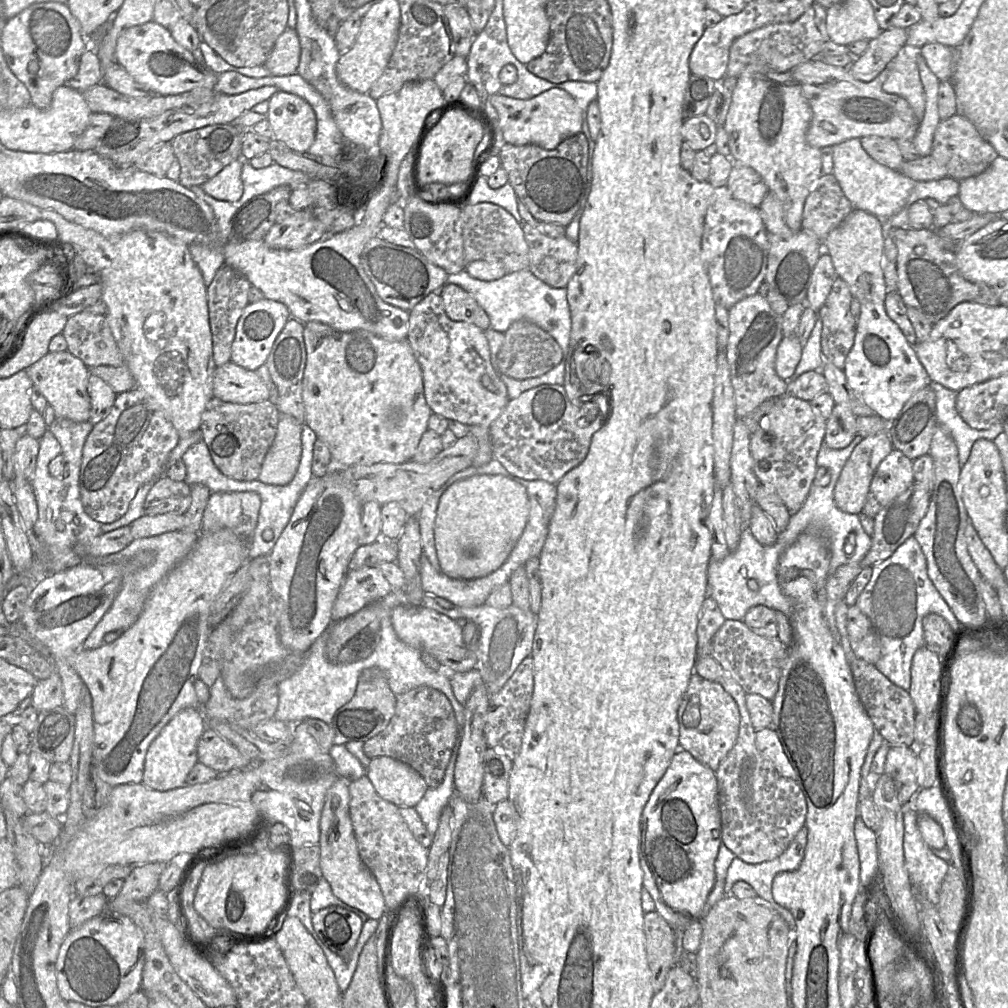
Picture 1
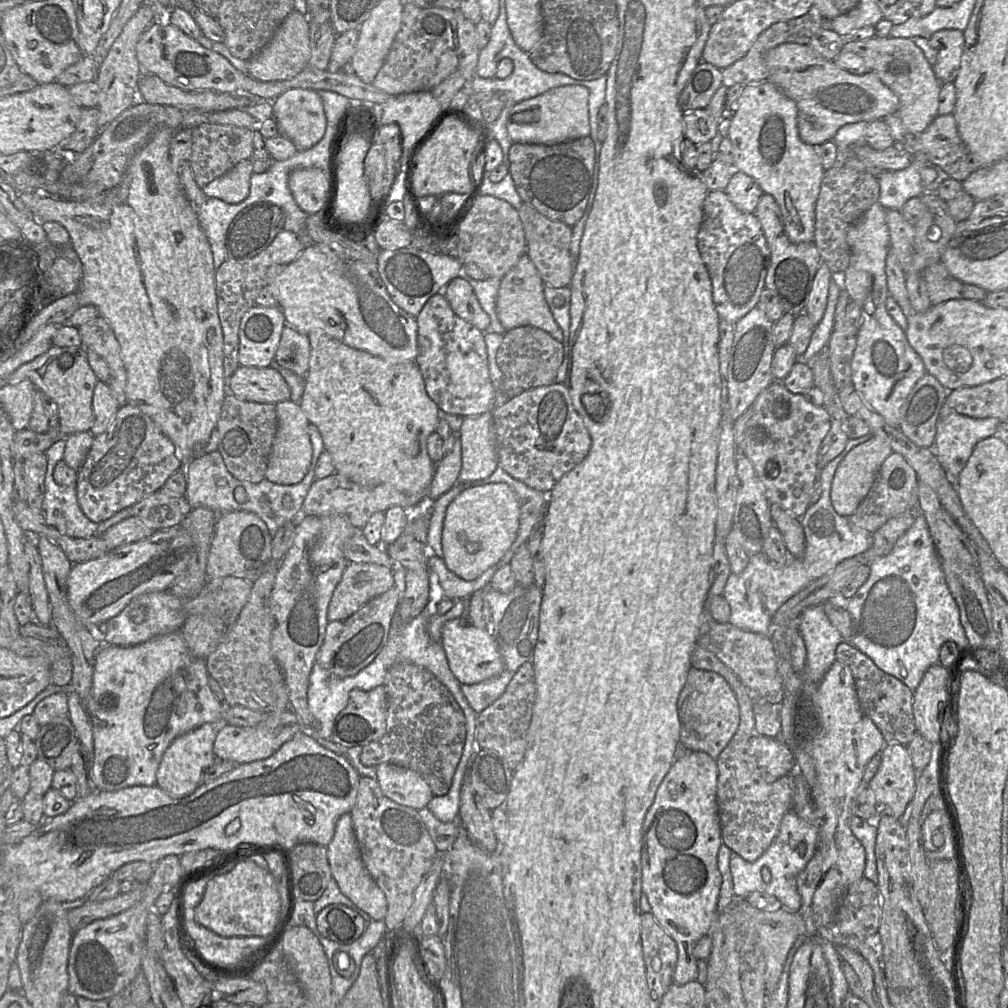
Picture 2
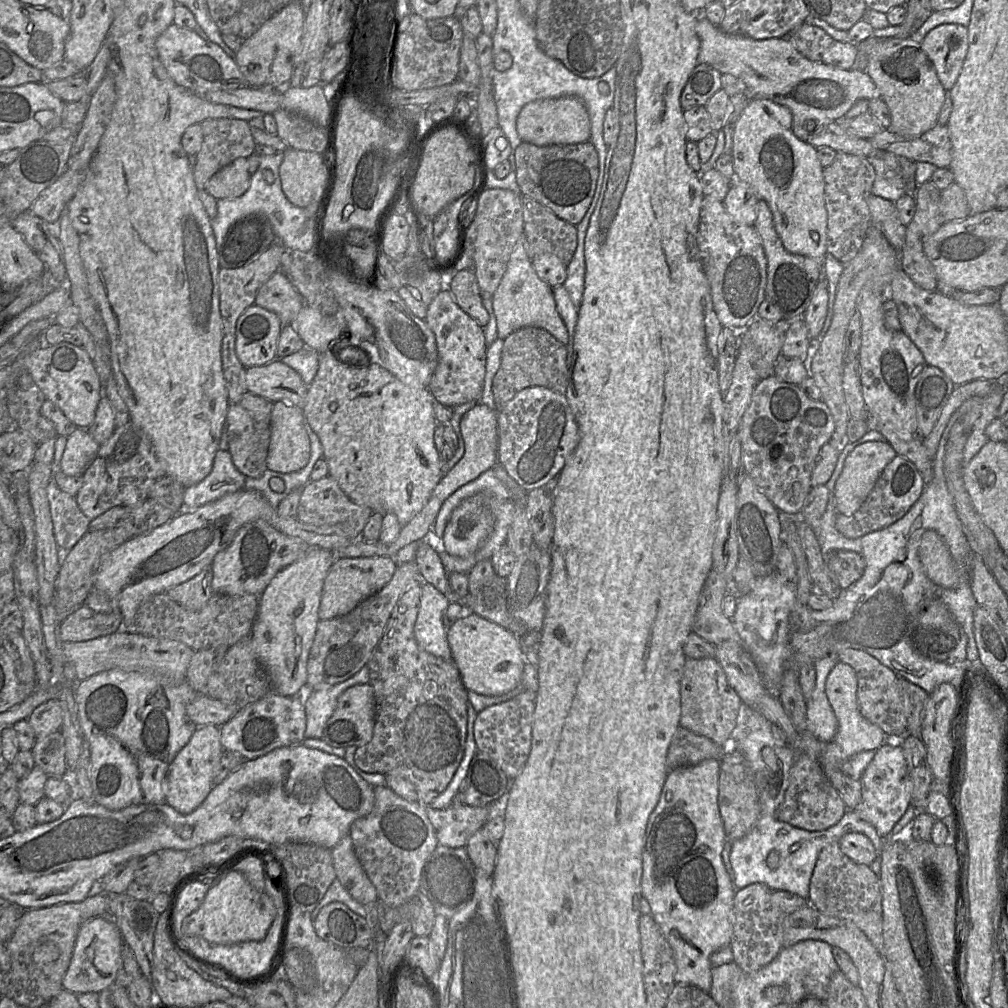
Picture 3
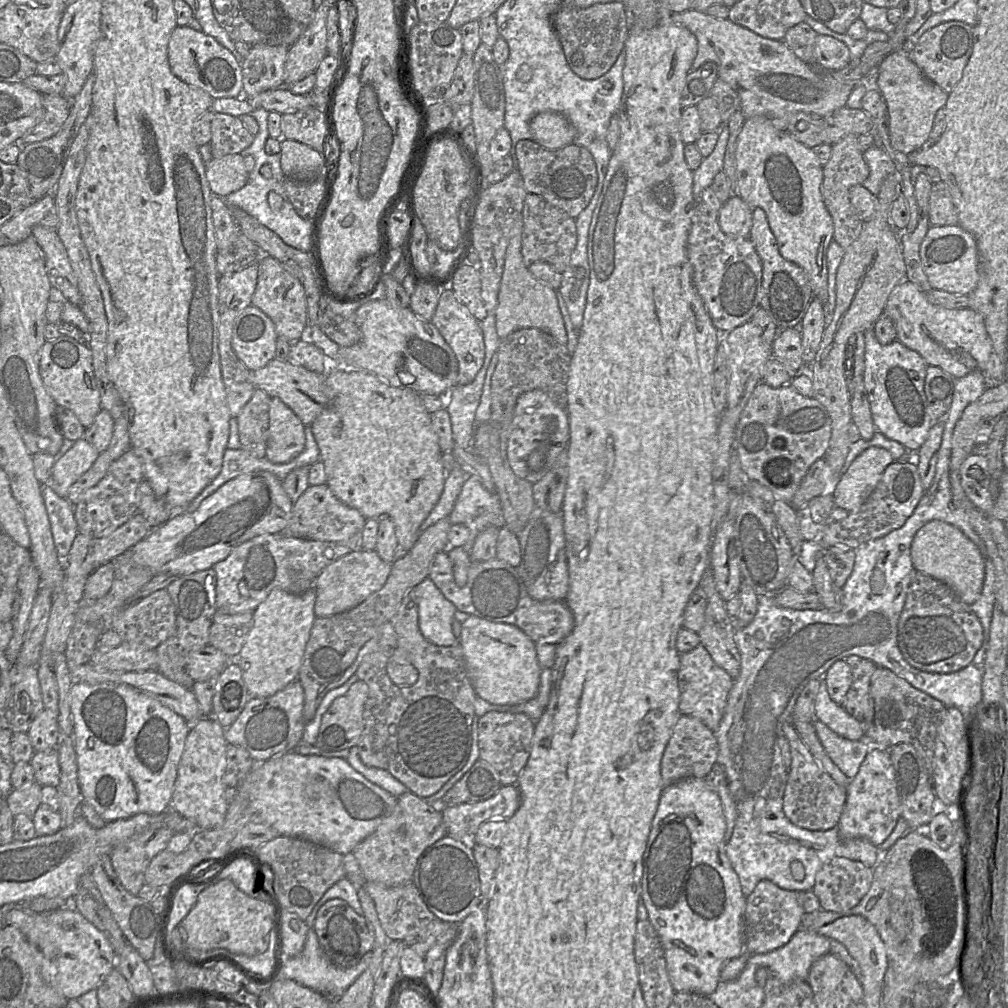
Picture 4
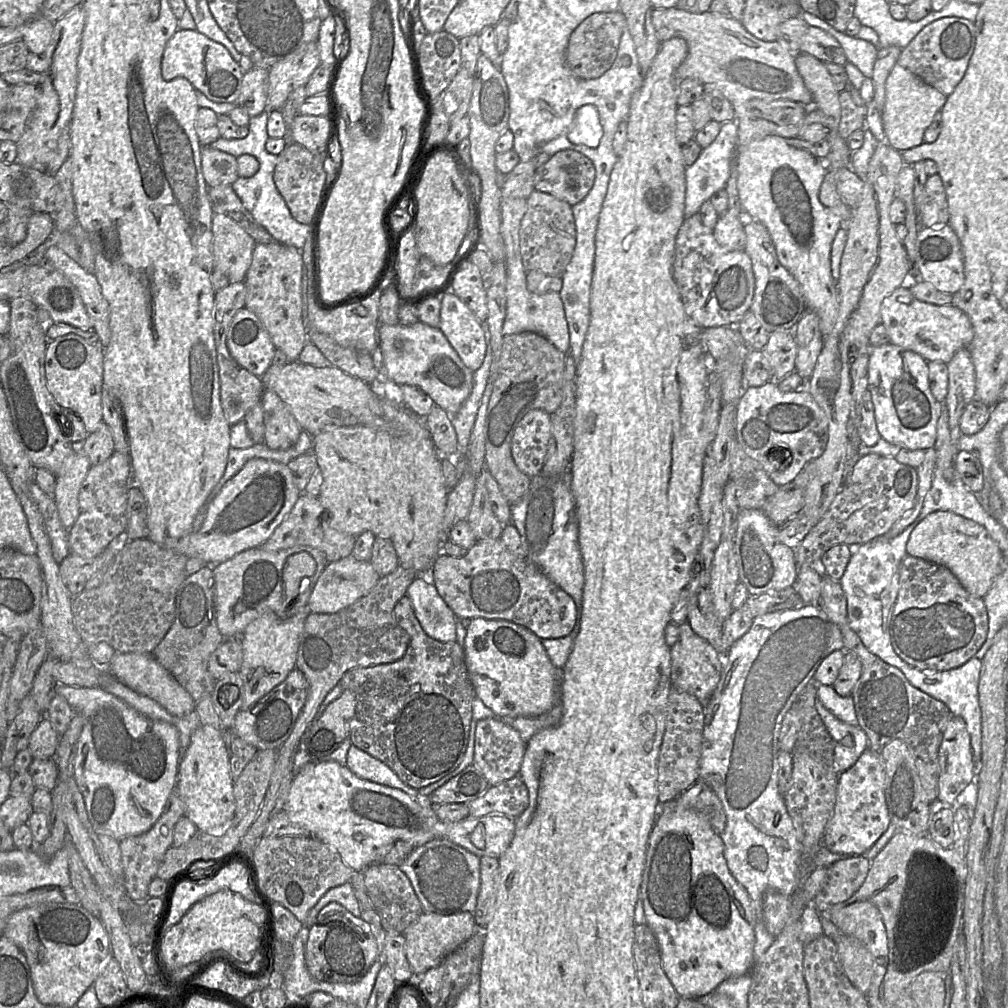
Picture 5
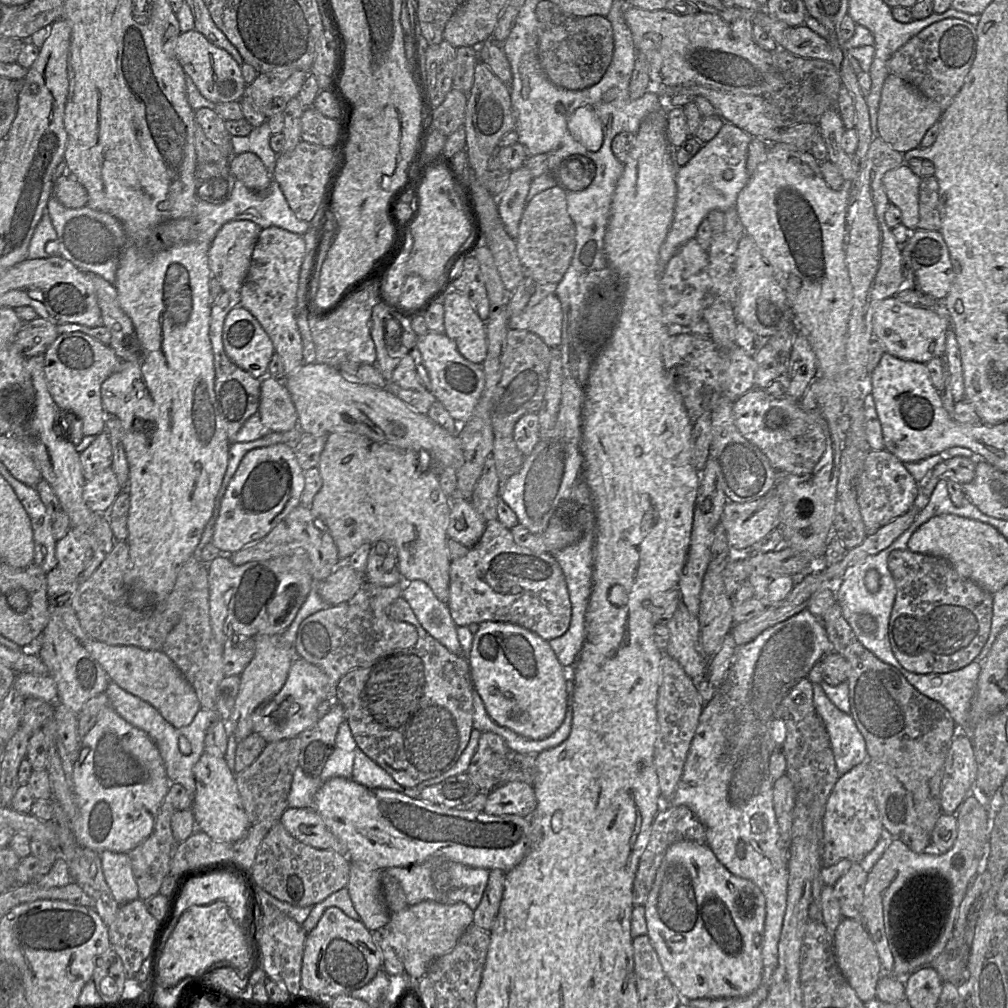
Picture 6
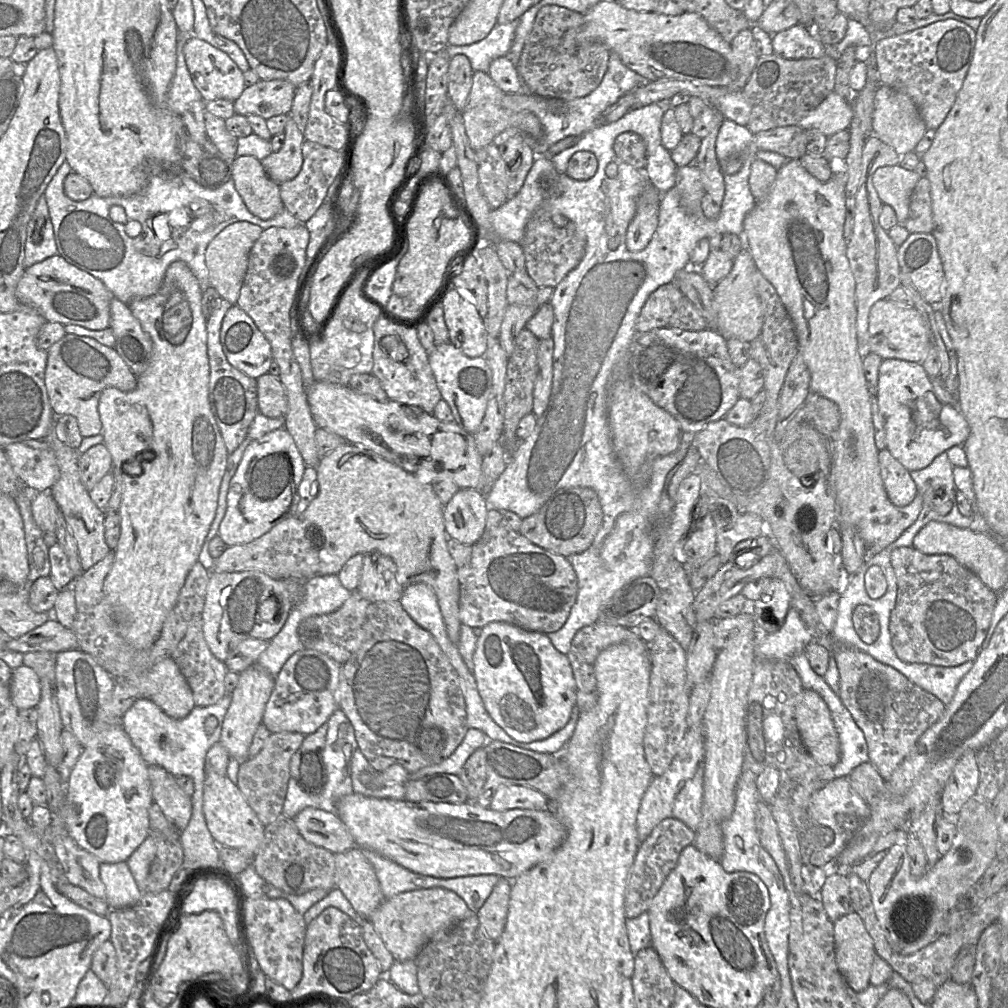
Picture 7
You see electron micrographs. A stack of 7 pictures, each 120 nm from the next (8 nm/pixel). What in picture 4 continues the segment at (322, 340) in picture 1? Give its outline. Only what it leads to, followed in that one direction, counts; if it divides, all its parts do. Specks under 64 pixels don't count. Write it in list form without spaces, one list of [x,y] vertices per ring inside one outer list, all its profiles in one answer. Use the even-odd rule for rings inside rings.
[[[331,367],[325,378],[329,404],[310,426],[325,468],[326,484],[341,502],[358,510],[366,519],[389,517],[395,526],[399,551],[408,552],[419,537],[421,524],[438,502],[446,478],[431,415],[419,393],[392,387],[371,372]]]

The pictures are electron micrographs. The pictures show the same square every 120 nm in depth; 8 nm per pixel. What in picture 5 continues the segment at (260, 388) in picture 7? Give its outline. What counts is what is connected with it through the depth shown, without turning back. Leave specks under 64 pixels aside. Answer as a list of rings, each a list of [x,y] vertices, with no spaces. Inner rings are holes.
[[[271,390],[261,397],[264,415],[264,444],[271,450],[286,450],[298,440],[301,427],[287,405]]]

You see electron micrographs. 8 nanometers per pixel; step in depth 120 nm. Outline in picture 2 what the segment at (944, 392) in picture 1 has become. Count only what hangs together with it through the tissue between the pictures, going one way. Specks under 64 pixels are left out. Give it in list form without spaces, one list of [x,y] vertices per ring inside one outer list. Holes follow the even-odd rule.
[[[944,403],[940,416],[937,421],[936,437],[933,449],[935,454],[946,472],[949,481],[956,486],[959,475],[970,458],[975,445],[990,436],[995,435],[1000,421],[996,418],[977,419],[961,415],[949,408]]]

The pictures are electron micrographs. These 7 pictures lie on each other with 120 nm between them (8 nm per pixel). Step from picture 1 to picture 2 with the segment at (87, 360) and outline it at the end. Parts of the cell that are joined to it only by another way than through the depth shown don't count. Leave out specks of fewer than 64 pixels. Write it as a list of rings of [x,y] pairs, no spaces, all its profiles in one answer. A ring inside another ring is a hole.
[[[98,316],[78,327],[82,346],[97,353],[109,366],[111,378],[108,382],[119,406],[126,401],[126,370],[120,353],[119,343],[108,322]]]

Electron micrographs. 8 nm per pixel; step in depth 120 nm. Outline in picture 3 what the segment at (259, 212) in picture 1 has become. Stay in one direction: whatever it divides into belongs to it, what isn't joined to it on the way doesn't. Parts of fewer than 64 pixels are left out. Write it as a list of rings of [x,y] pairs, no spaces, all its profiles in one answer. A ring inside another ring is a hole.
[[[251,214],[235,222],[219,248],[219,266],[238,268],[255,261],[276,242],[272,224],[264,214]]]

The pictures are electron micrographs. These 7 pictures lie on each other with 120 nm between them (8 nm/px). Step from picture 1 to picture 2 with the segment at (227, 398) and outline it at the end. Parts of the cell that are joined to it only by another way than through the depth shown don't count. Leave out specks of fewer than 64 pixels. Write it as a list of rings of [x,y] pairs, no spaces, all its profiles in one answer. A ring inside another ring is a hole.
[[[239,366],[227,385],[228,393],[242,401],[277,404],[291,399],[290,388],[273,366]]]

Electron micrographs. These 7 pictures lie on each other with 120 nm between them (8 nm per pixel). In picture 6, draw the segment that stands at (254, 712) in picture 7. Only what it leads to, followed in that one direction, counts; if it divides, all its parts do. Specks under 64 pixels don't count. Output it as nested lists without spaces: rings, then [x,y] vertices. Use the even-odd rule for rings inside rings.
[[[257,635],[255,639],[255,654],[251,662],[240,675],[239,693],[228,721],[223,721],[227,735],[233,735],[237,742],[253,733],[252,716],[263,702],[276,695],[284,685],[293,660],[296,658],[295,646],[290,647],[281,635]]]

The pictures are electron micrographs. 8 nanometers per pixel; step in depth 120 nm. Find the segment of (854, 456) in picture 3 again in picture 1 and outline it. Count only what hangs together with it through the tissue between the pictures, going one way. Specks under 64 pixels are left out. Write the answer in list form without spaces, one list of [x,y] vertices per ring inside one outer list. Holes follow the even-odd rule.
[[[887,432],[867,436],[854,448],[834,488],[834,501],[841,511],[861,514],[874,473],[893,449]]]

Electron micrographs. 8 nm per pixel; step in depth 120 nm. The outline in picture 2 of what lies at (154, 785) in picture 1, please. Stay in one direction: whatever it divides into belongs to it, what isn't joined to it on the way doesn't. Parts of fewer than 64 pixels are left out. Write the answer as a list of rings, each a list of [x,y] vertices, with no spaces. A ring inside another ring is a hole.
[[[205,723],[178,736],[165,751],[156,774],[156,786],[174,798],[182,798],[193,793],[202,784],[202,773],[215,759],[213,751],[218,728]]]

